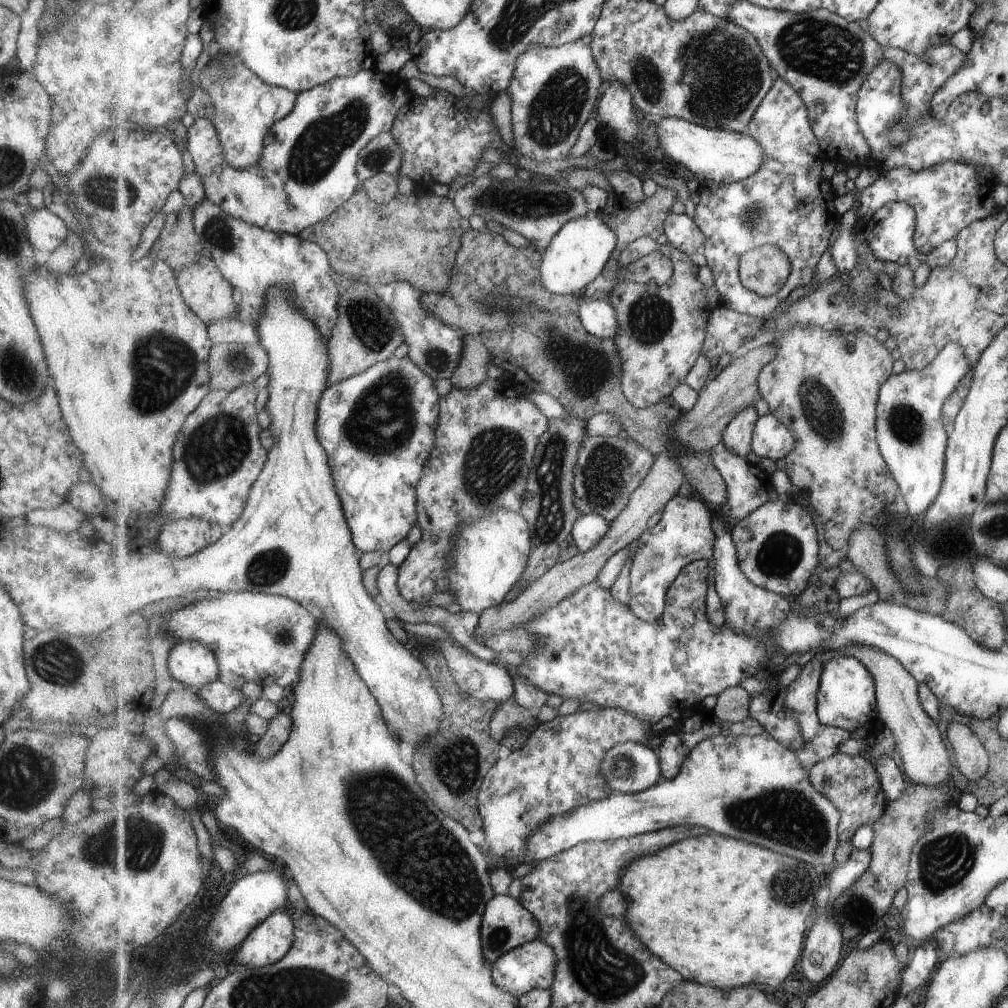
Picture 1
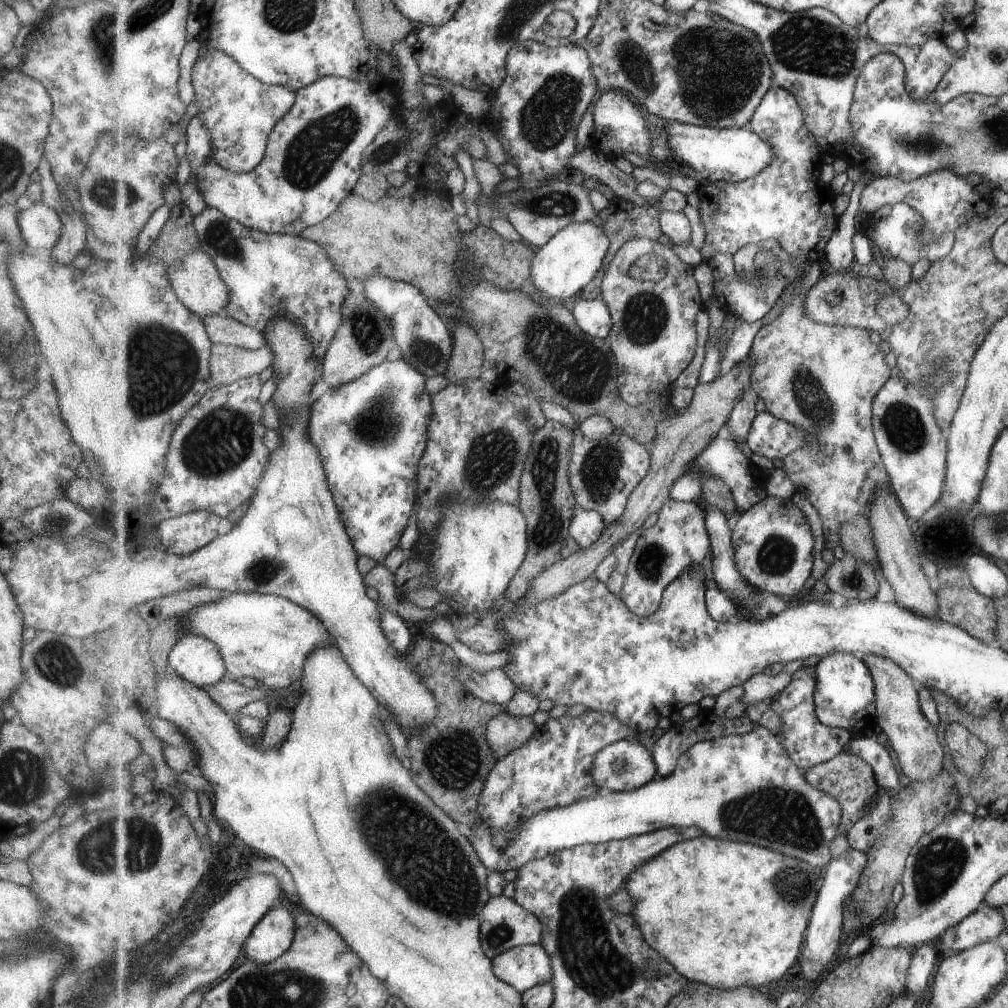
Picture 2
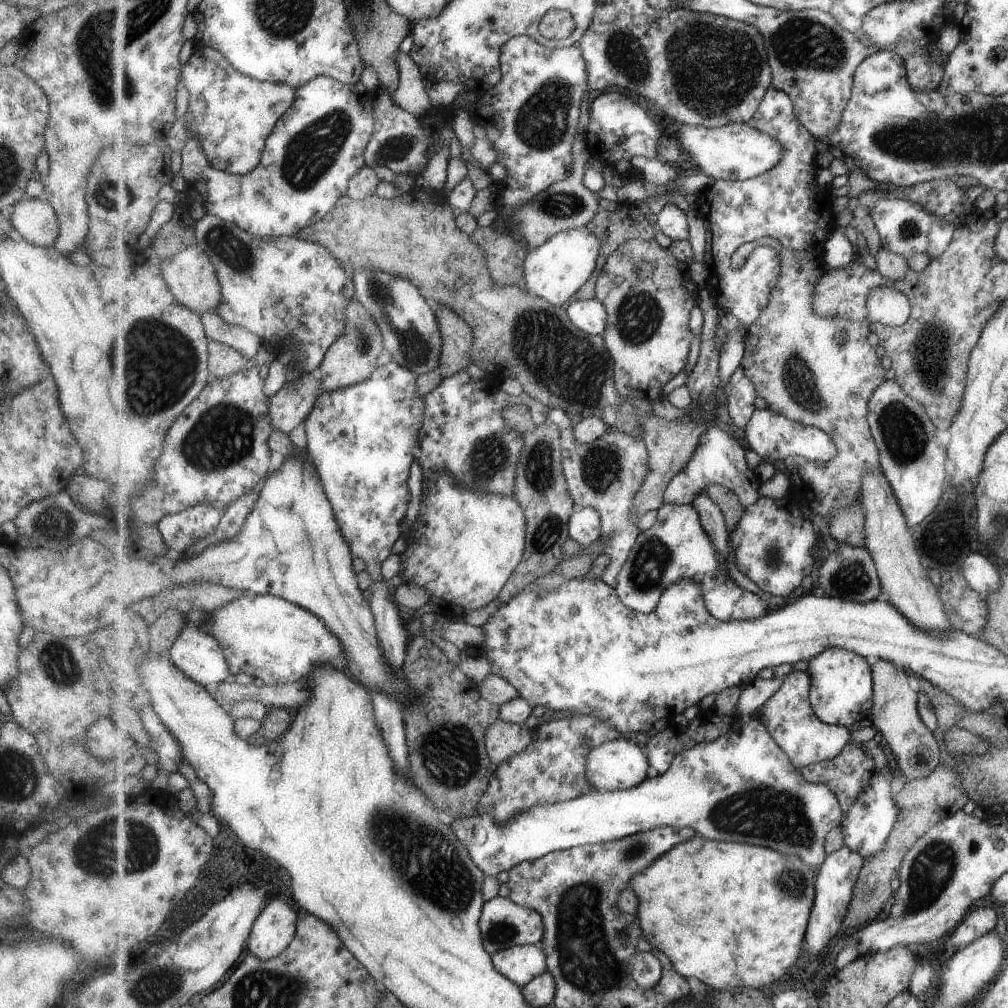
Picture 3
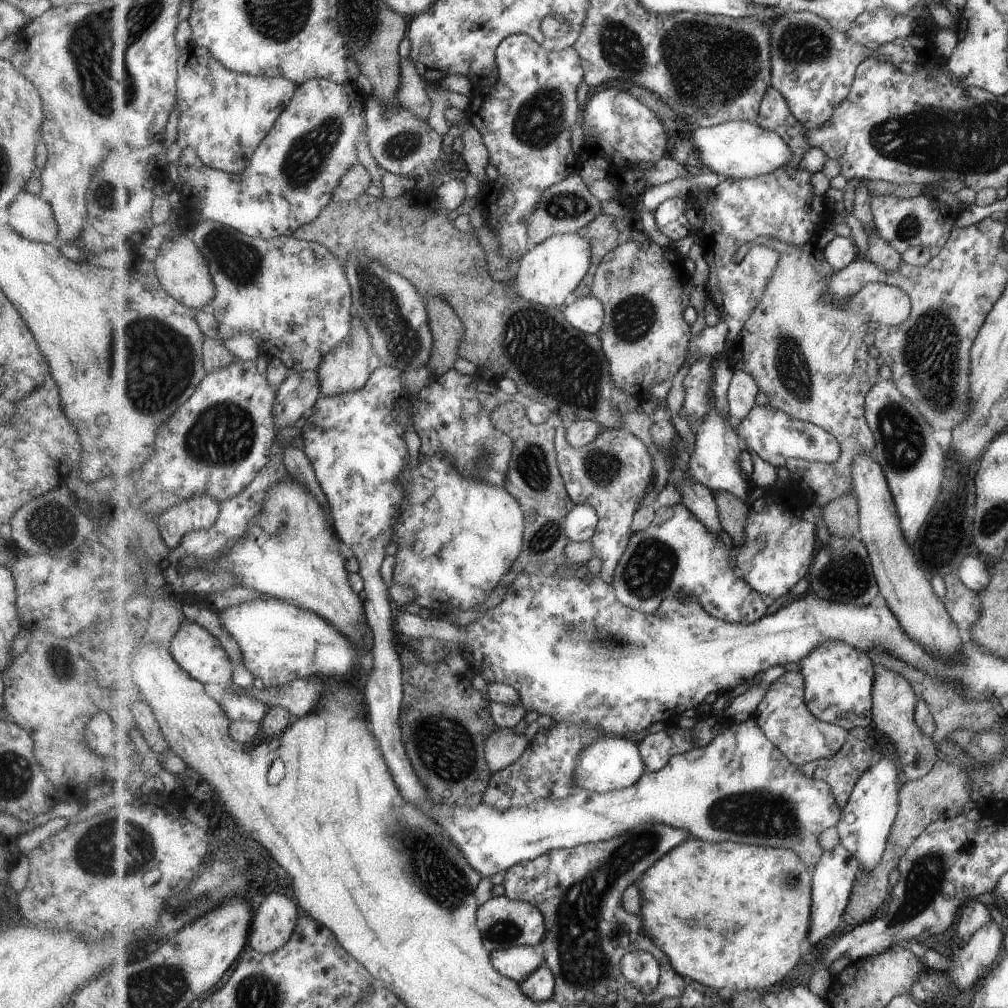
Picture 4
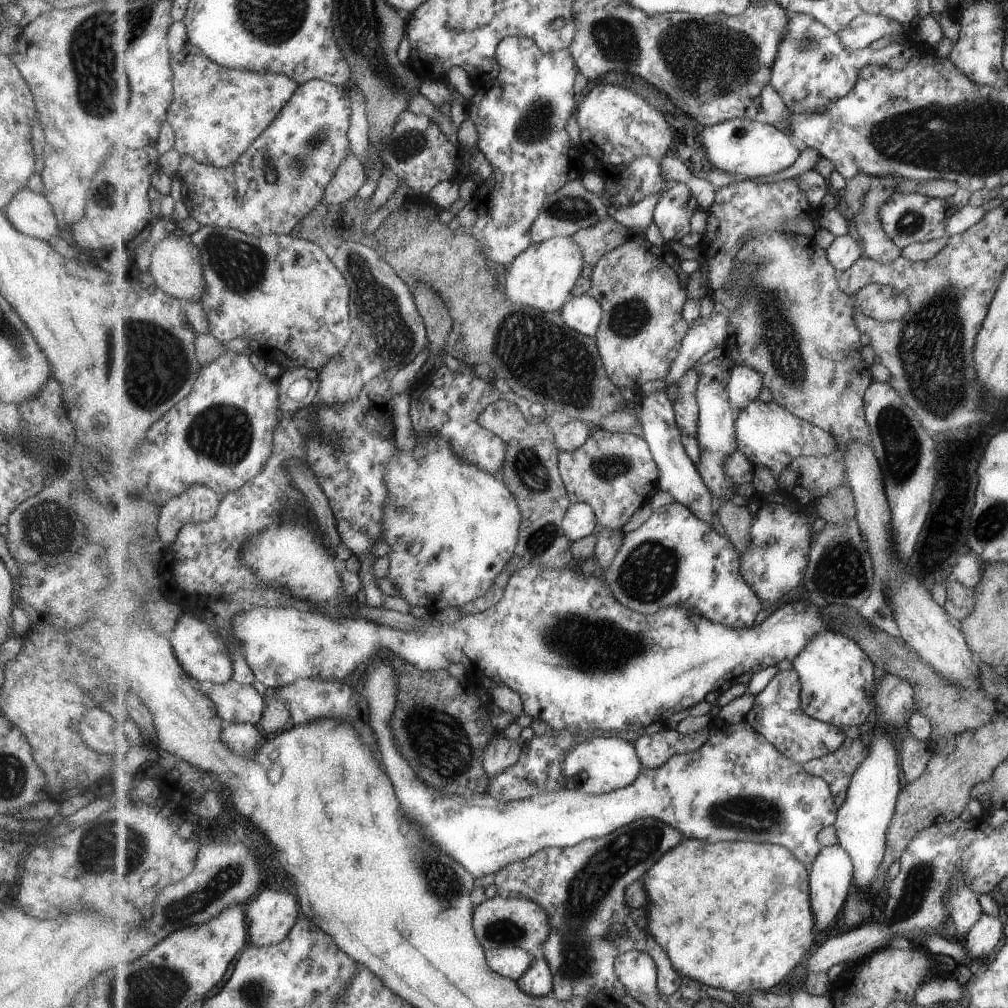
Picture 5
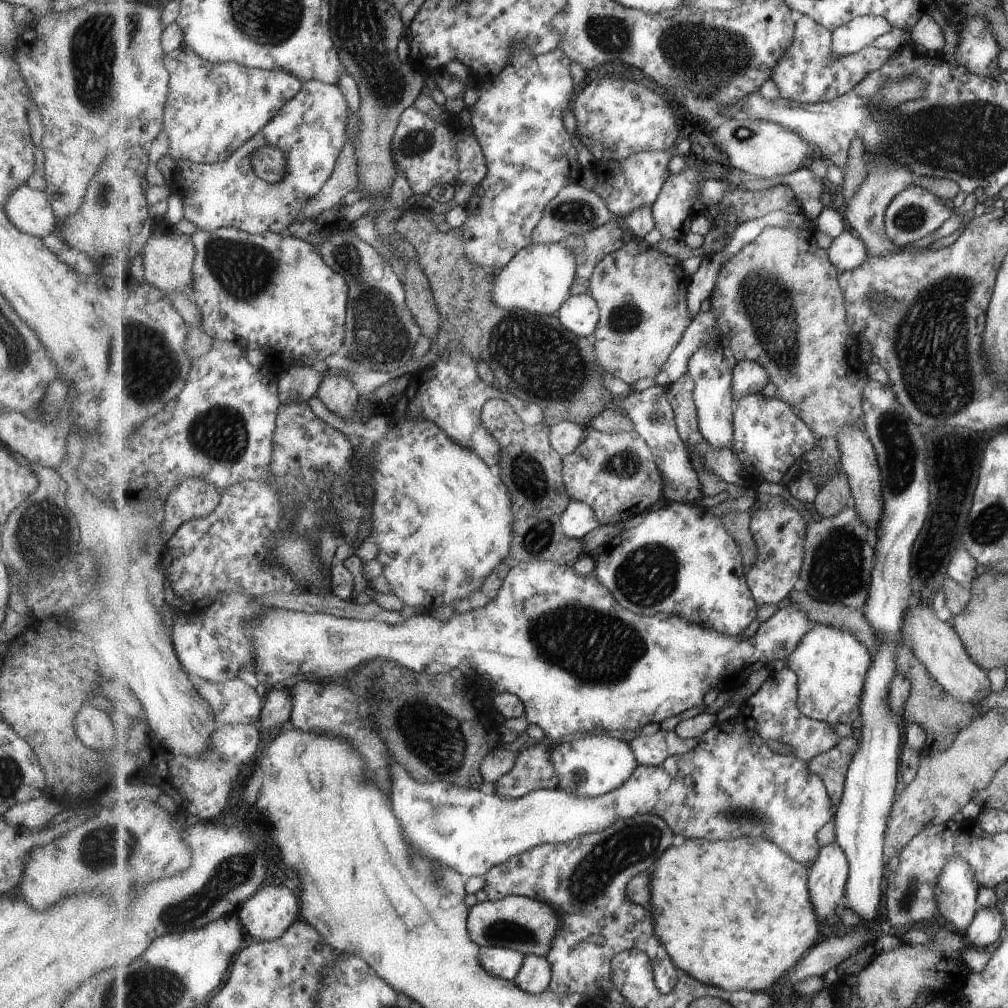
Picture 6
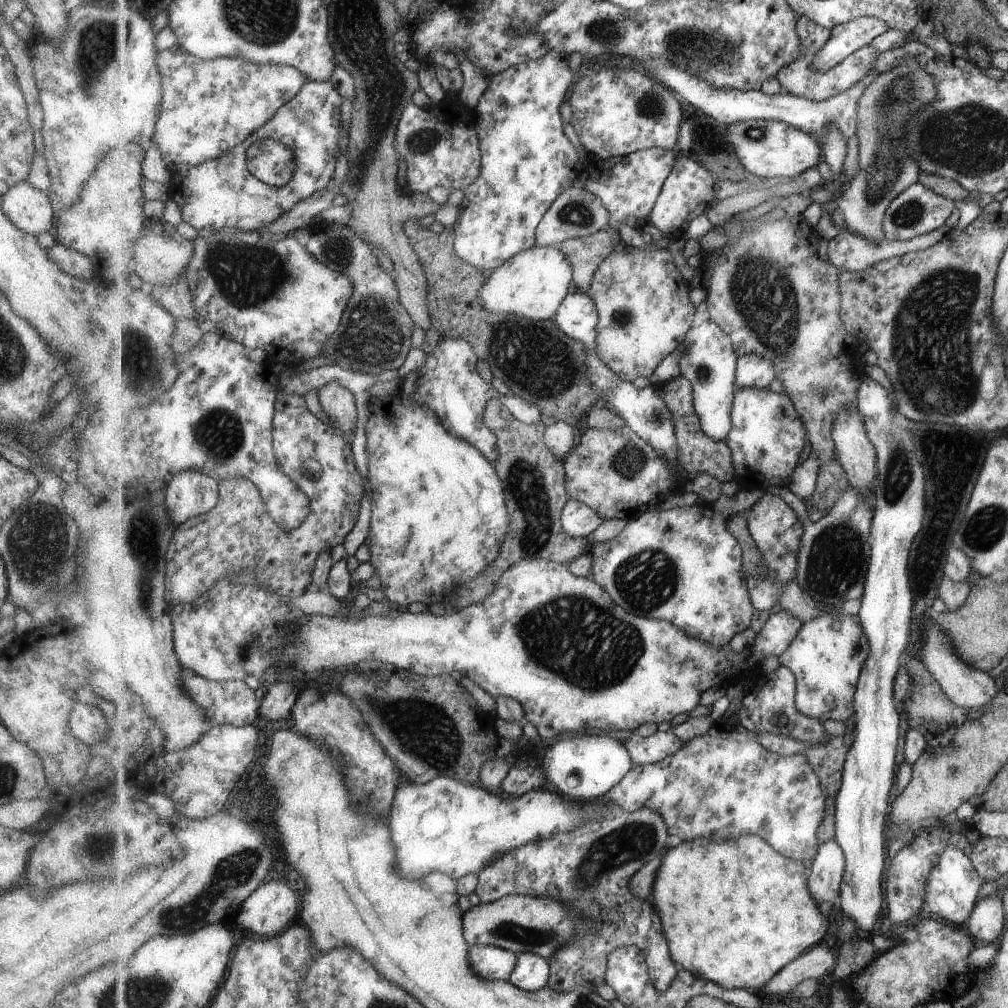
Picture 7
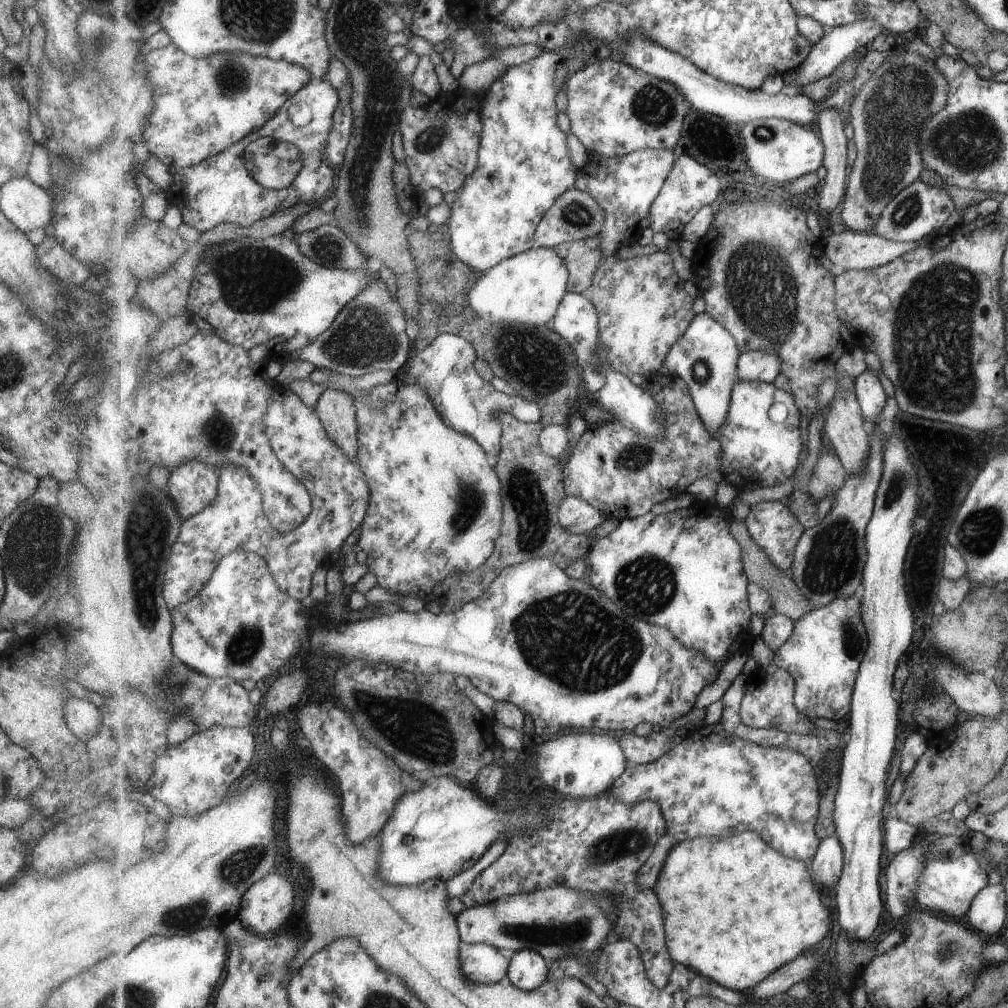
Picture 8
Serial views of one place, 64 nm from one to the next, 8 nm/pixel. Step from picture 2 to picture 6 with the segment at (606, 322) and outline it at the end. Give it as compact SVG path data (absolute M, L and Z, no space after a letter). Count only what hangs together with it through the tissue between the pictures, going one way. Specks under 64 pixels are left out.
M591 294L571 295L556 315L576 335L594 340L600 325L600 306Z

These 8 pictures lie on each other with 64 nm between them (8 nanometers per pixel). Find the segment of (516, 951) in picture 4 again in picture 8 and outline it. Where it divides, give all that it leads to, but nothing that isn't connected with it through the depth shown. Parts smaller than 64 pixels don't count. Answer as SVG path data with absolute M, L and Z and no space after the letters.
M462 942L460 959L464 973L473 982L485 984L506 981L512 964L510 954L485 943Z

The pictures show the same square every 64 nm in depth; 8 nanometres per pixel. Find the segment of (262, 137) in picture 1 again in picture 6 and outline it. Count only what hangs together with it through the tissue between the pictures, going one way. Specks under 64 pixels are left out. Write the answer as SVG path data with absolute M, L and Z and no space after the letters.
M185 43L165 57L166 67L172 74L168 105L165 107L164 130L170 138L170 156L177 163L193 161L194 163L224 163L244 144L251 141L260 130L280 113L280 110L294 96L299 94L304 82L294 74L283 69L266 71L240 65L236 62L212 63L201 58Z

